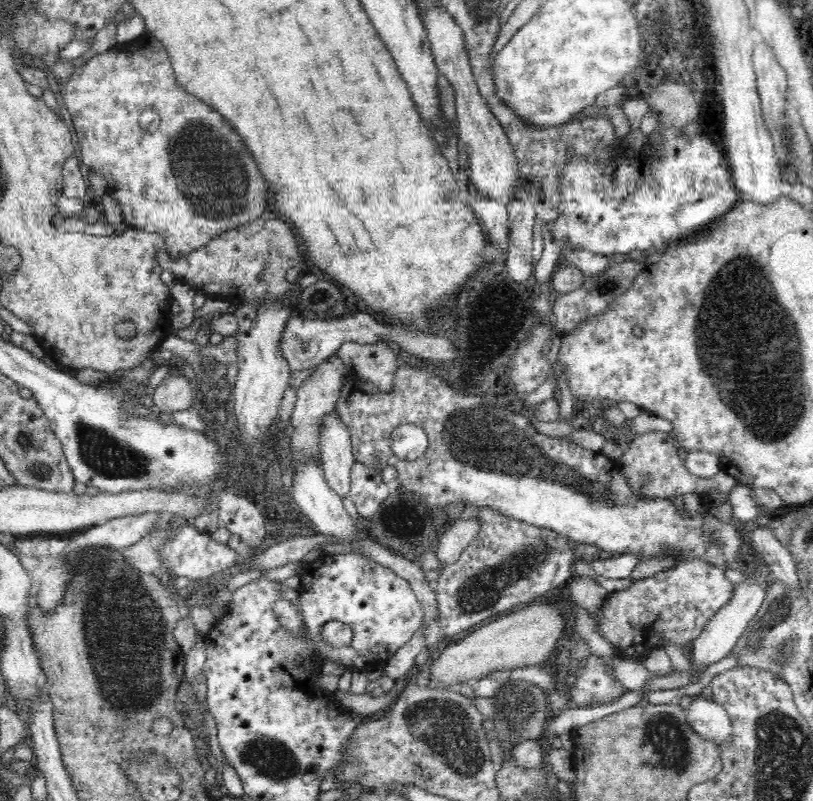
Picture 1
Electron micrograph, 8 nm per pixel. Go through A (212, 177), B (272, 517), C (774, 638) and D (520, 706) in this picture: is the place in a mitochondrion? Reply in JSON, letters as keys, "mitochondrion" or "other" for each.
{"A":"mitochondrion","B":"other","C":"mitochondrion","D":"mitochondrion"}

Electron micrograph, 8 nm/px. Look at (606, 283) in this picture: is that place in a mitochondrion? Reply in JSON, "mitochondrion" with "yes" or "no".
{"mitochondrion":"yes"}

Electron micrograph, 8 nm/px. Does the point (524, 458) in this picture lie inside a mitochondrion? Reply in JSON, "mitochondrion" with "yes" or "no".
{"mitochondrion":"yes"}

